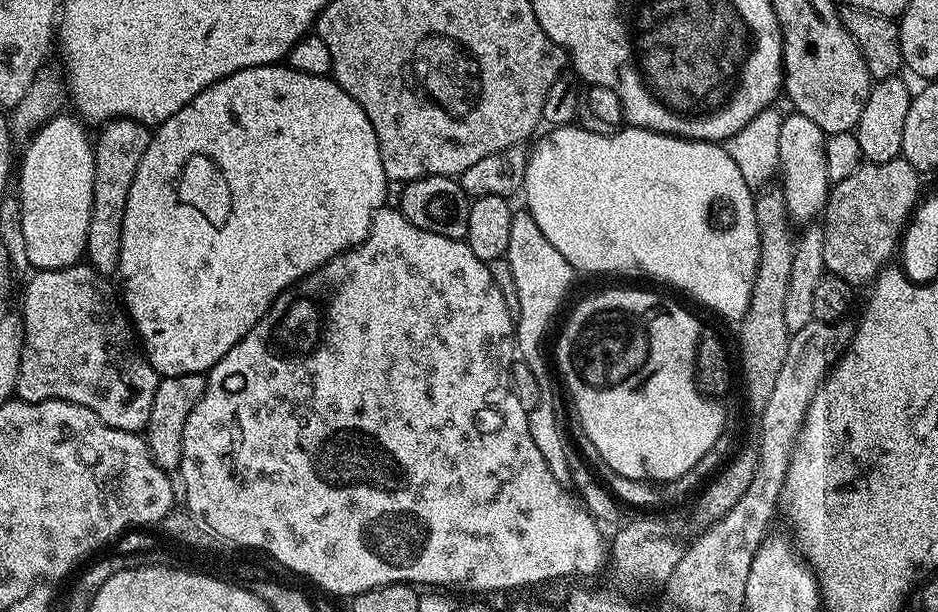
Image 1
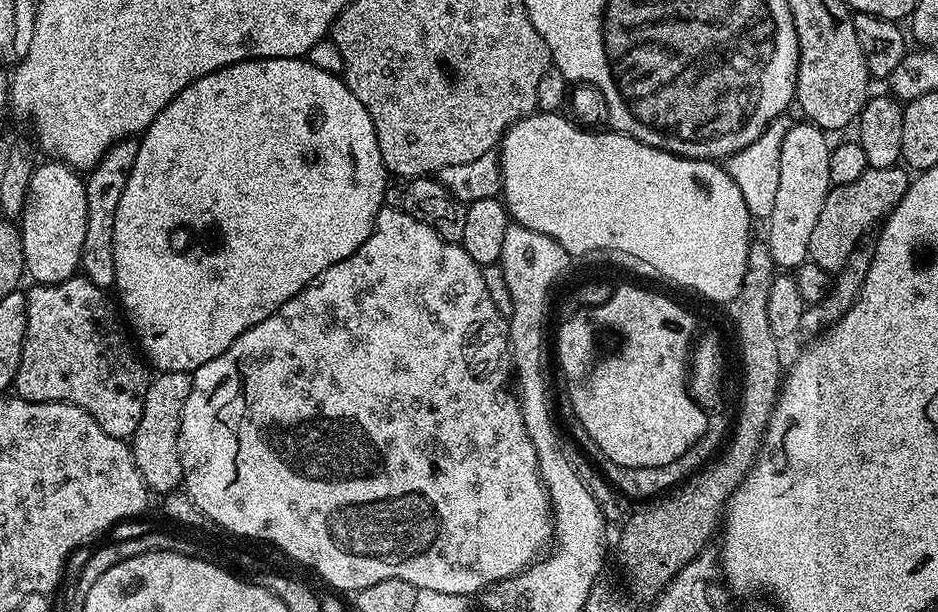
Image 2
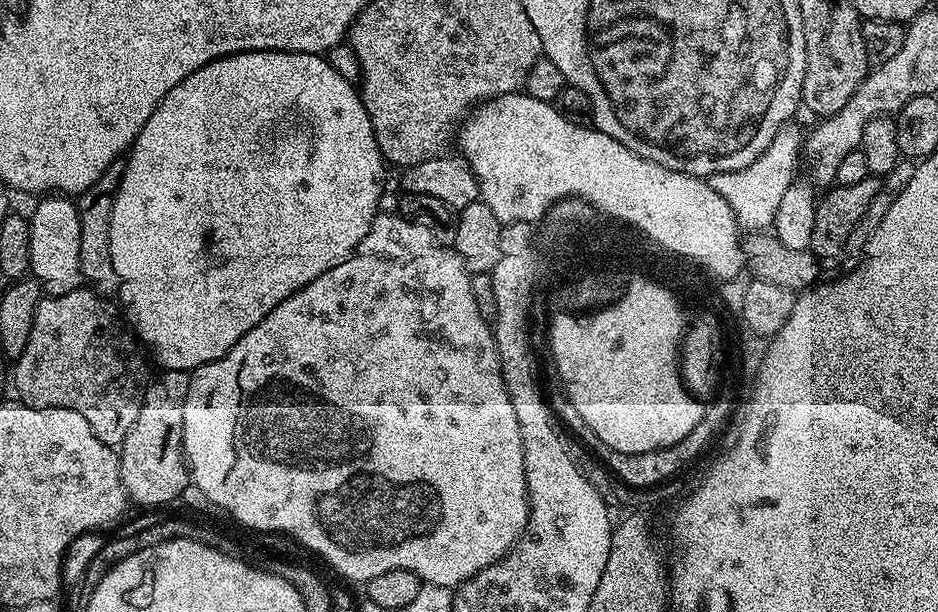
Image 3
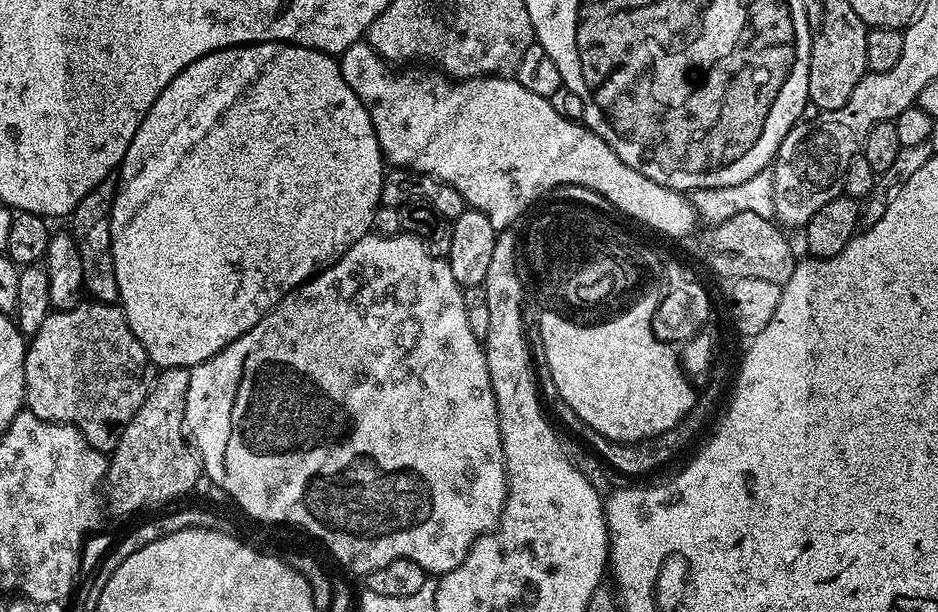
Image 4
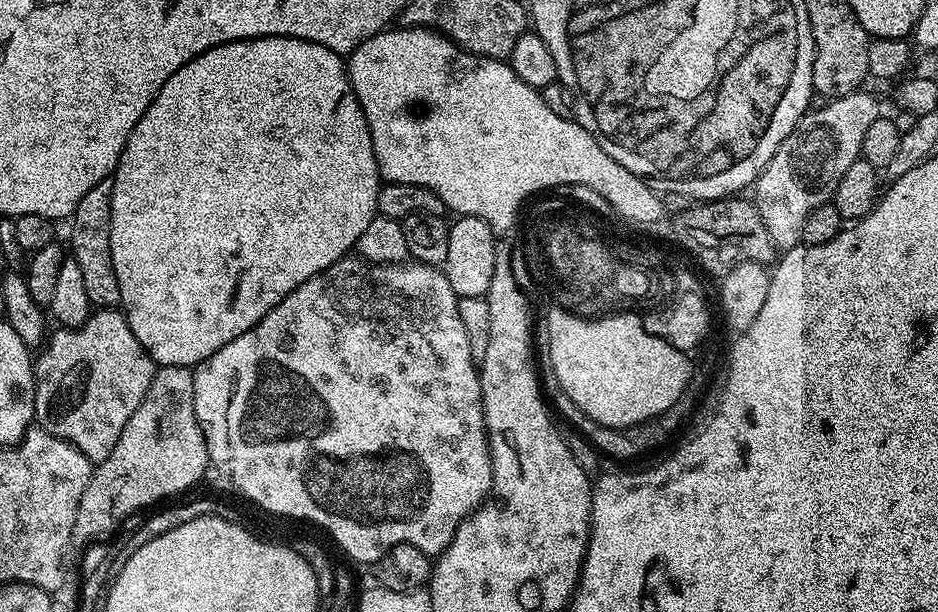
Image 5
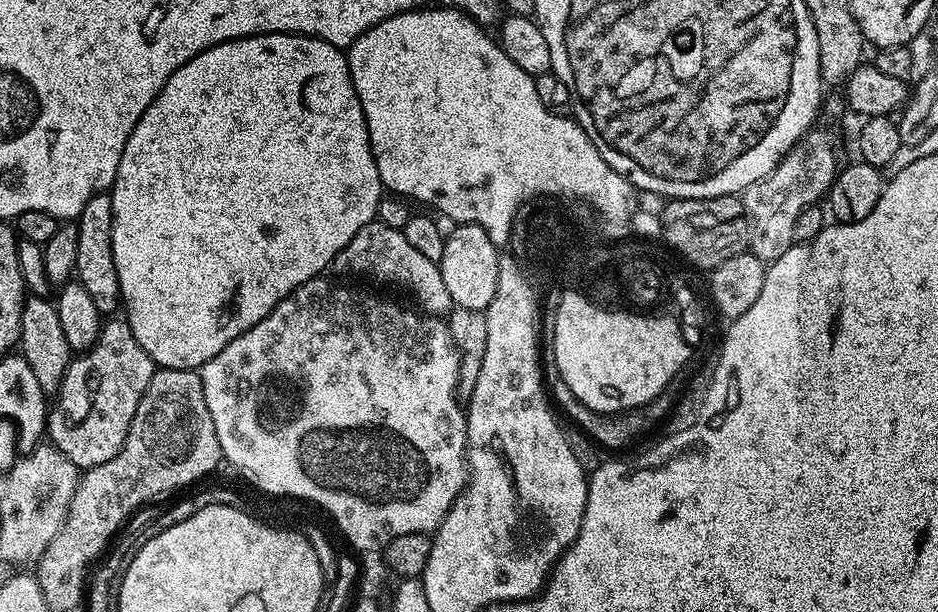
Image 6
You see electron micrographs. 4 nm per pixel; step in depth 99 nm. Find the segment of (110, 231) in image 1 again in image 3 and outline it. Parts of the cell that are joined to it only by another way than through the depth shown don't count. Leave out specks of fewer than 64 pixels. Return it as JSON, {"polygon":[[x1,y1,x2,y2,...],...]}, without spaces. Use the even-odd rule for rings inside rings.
{"polygon":[[123,159,115,160,102,178,86,191,79,193,75,201,80,219,80,275,83,283,105,298,112,298,120,291,118,274,114,274,114,258,110,254,110,218,114,210,114,198,124,177]]}

